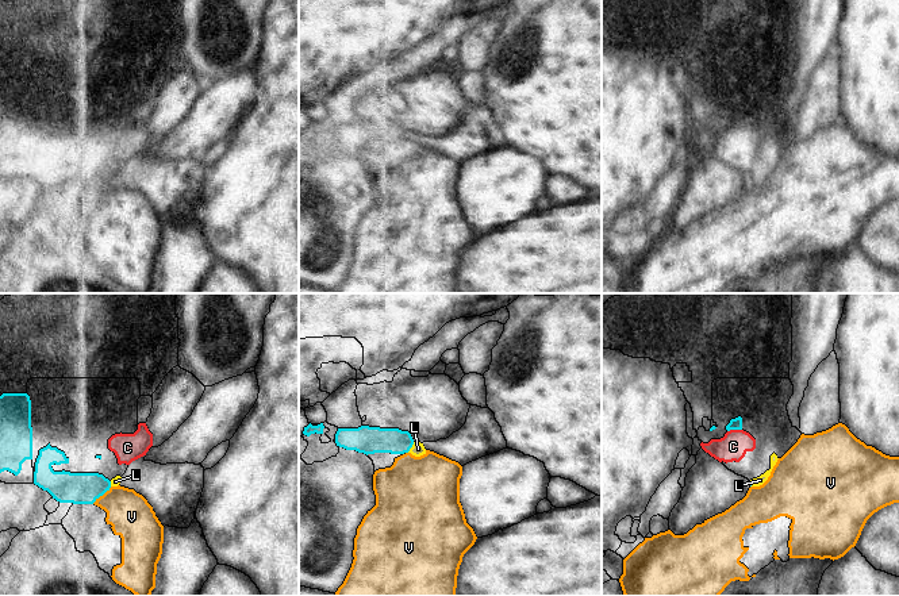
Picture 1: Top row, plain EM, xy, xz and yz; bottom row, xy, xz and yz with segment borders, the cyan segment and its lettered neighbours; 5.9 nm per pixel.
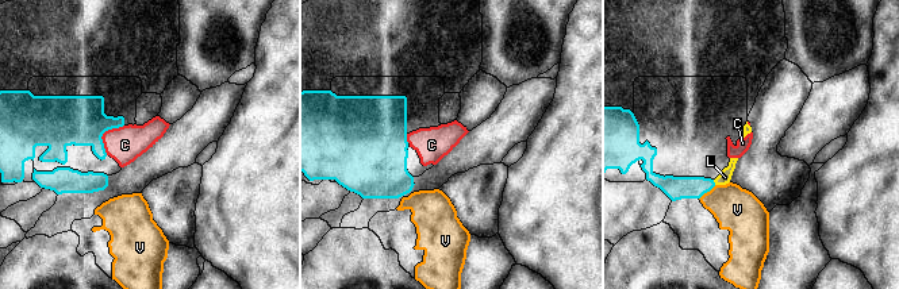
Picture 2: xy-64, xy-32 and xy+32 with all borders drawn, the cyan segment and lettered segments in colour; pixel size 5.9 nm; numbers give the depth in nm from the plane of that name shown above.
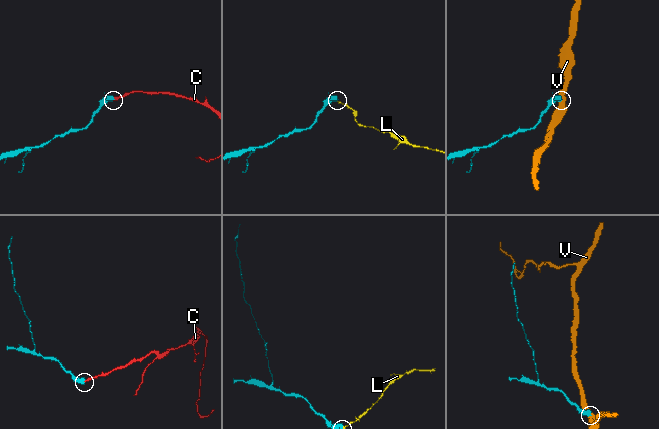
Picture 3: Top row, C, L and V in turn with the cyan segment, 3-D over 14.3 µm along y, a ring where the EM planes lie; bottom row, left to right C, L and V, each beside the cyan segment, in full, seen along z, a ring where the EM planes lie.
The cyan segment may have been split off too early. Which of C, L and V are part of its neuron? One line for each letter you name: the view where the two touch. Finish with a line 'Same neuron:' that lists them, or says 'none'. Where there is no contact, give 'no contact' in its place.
C: meets cyan in yz
Same neuron: C

